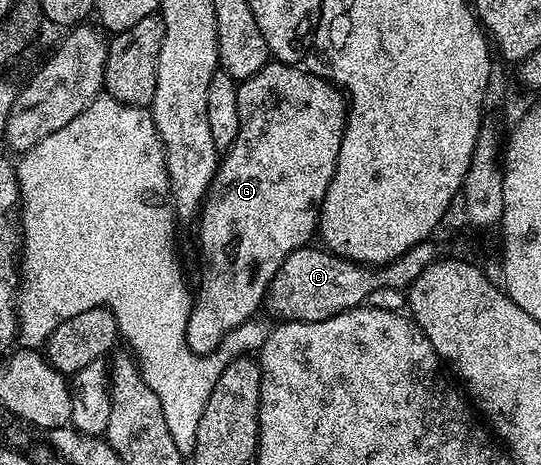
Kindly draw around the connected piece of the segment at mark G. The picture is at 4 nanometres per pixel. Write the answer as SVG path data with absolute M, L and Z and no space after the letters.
M276 59L270 60L269 64L264 65L259 72L255 75L251 75L245 81L240 82L237 86L237 106L239 107L239 135L236 139L233 140L233 146L220 158L217 173L213 177L213 182L211 183L211 187L209 188L208 193L205 194L205 203L201 206L201 212L199 214L199 222L201 221L201 226L197 229L197 241L201 244L201 257L205 260L205 274L201 277L201 286L196 286L195 296L193 298L193 310L191 311L191 315L189 316L188 323L188 343L191 348L193 348L196 353L209 353L213 349L219 345L220 341L227 335L232 328L239 327L240 324L244 323L245 320L251 318L262 308L263 302L265 300L265 292L269 290L269 284L271 283L271 279L275 279L275 273L279 271L279 267L283 263L283 259L287 259L287 255L291 255L291 251L295 251L296 249L306 248L310 244L309 241L312 237L315 237L315 234L319 229L319 222L321 220L321 204L323 203L323 199L325 198L325 192L327 191L327 187L331 183L331 179L335 175L335 167L337 166L337 160L339 159L339 147L341 146L341 141L345 138L345 123L347 120L347 97L342 90L338 89L336 85L325 81L321 77L317 76L316 73L311 73L306 71L304 68L298 67L293 63L286 63L283 61L278 61Z

